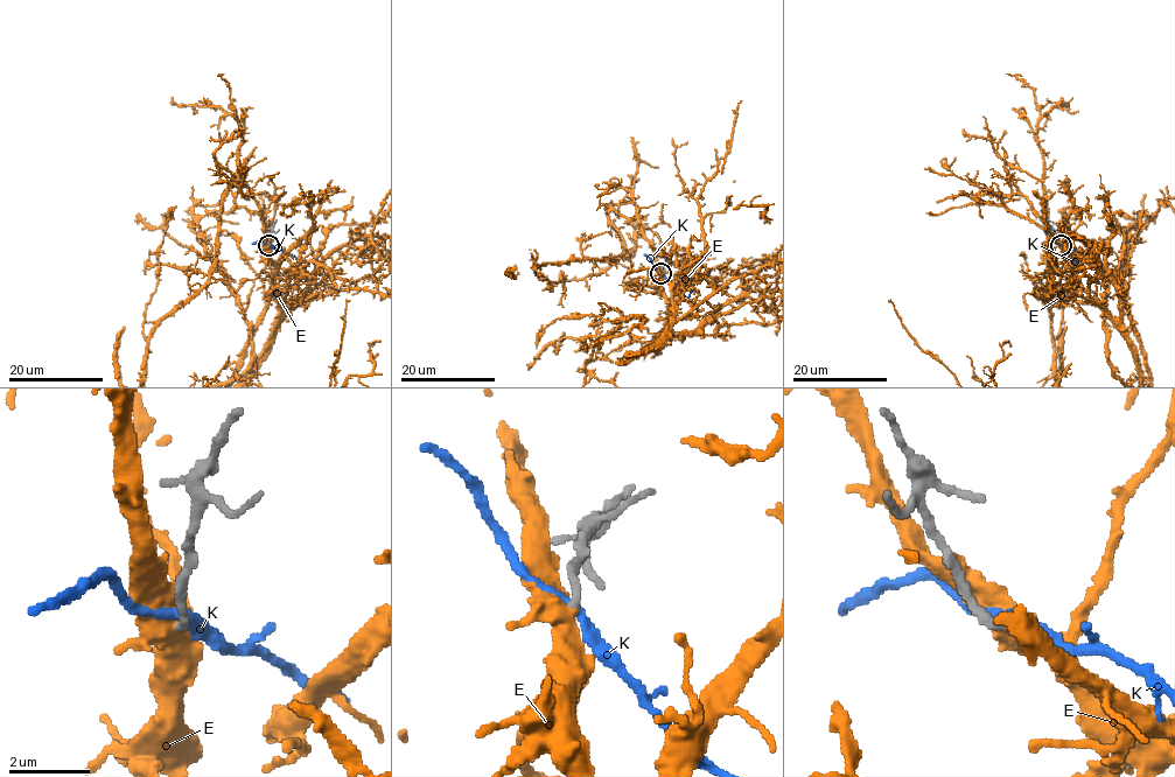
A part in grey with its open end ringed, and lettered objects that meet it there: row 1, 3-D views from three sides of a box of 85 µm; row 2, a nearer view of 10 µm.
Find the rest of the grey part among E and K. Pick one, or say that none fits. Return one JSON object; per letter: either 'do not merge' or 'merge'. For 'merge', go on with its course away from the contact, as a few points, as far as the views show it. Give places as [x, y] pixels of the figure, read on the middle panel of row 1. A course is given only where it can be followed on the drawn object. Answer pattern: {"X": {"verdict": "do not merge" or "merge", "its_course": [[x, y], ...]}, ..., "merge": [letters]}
{"E": {"verdict": "merge"}, "K": {"verdict": "do not merge"}, "merge": ["E"]}

